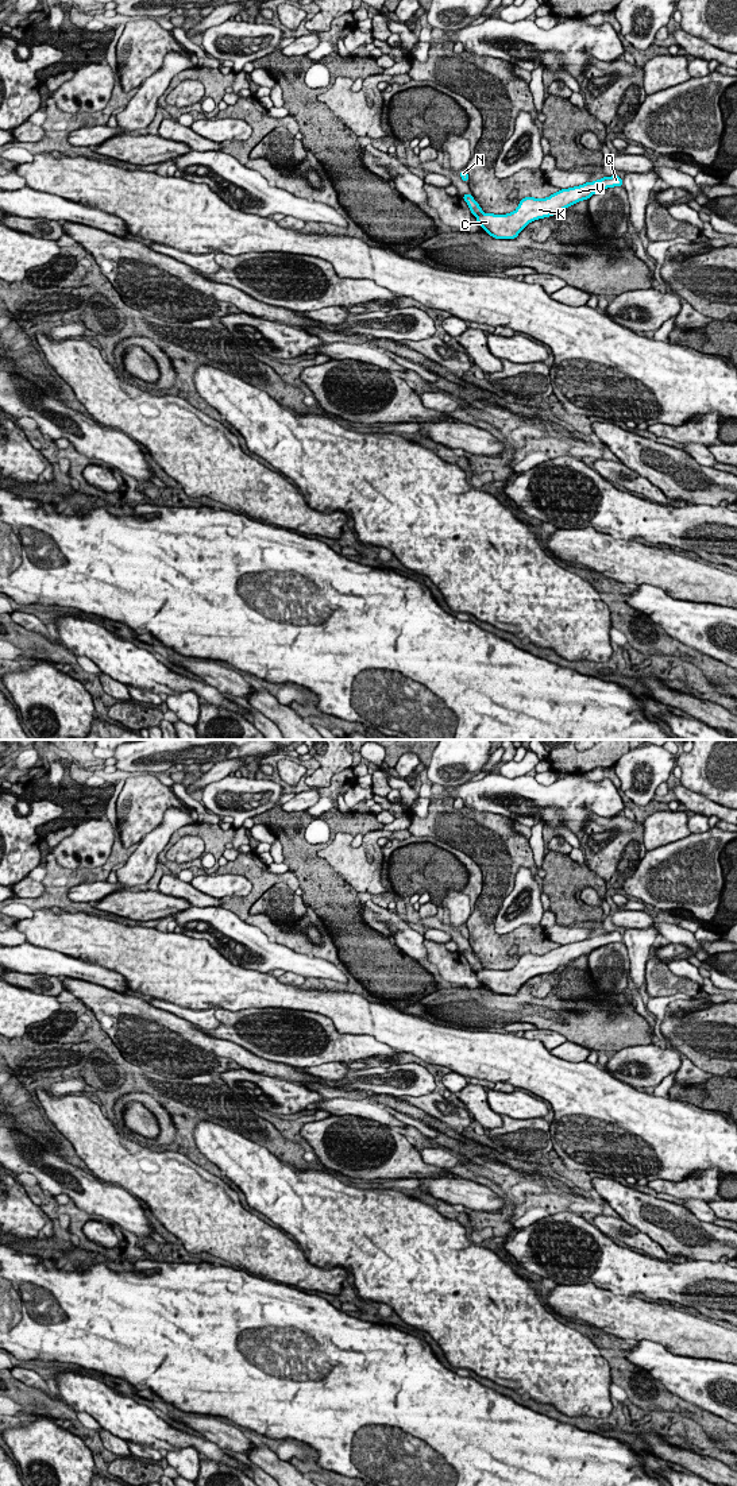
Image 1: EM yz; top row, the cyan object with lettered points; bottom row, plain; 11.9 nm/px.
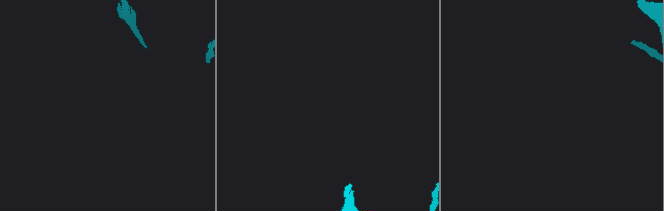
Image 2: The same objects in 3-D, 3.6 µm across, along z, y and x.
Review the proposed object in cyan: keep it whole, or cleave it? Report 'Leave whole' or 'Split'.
Split

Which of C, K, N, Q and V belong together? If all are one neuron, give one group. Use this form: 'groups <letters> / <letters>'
groups C K Q V / N

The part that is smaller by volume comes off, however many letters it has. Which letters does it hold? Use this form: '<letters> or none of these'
N

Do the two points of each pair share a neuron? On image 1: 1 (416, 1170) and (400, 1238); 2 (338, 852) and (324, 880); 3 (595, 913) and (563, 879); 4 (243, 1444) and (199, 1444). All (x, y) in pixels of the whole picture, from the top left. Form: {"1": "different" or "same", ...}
{"1": "different", "2": "different", "3": "same", "4": "different"}

